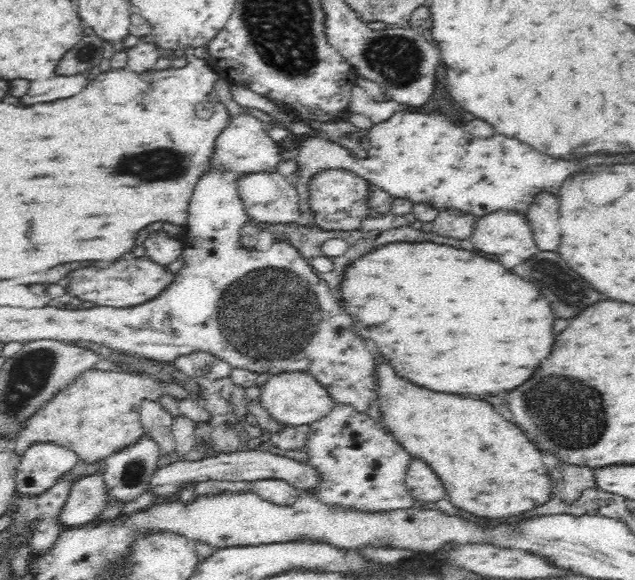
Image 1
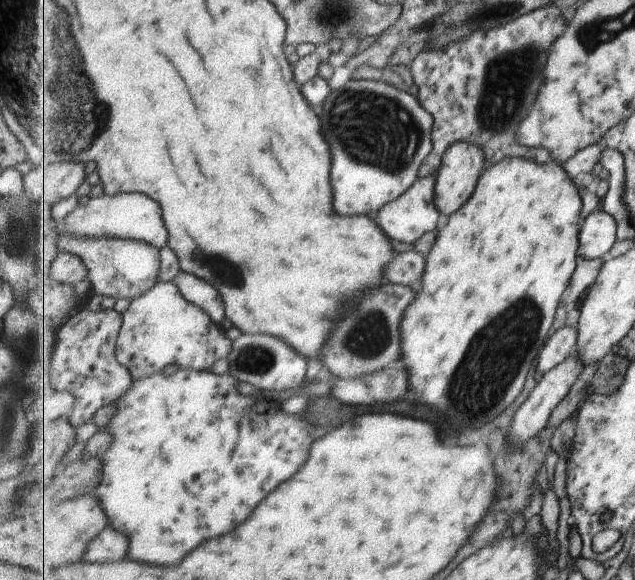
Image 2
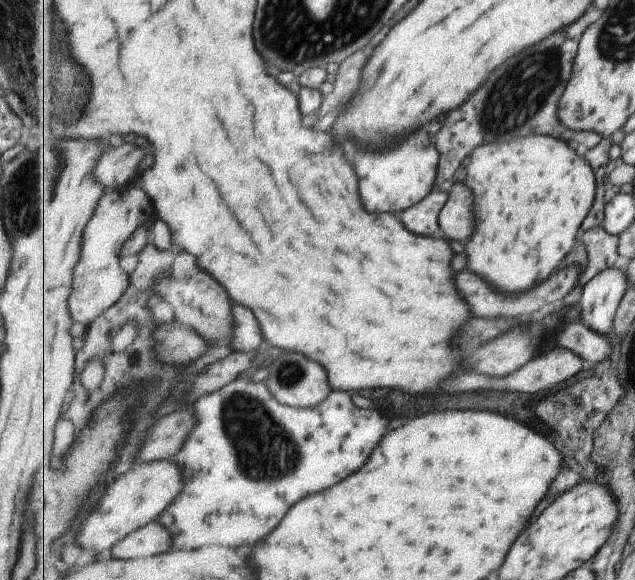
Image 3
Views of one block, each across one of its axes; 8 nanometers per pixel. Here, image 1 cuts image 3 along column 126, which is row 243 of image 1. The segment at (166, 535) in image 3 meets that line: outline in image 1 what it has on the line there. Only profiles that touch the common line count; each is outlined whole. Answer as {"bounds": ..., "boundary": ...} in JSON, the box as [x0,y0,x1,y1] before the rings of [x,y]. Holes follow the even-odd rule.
{"bounds":[527,191,560,250],"boundary":[[[550,191],[537,192],[528,207],[527,217],[540,250],[556,250],[560,244],[559,208],[559,195]]]}

